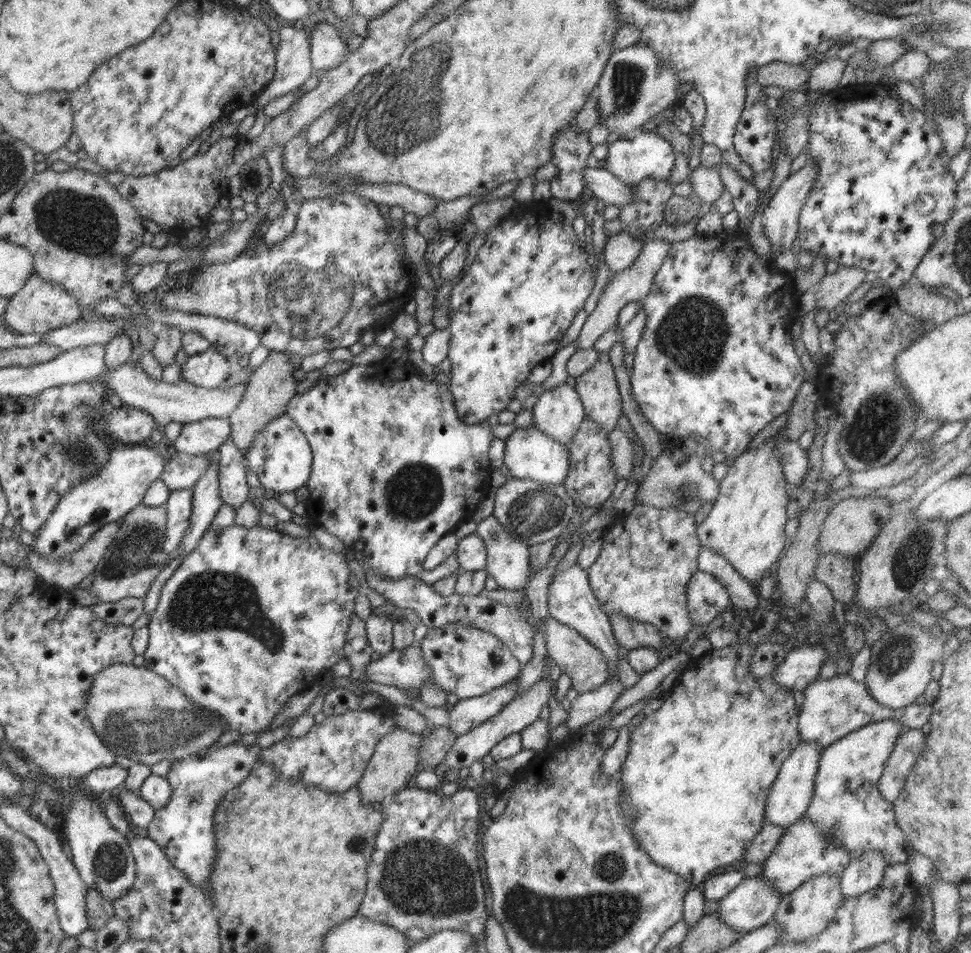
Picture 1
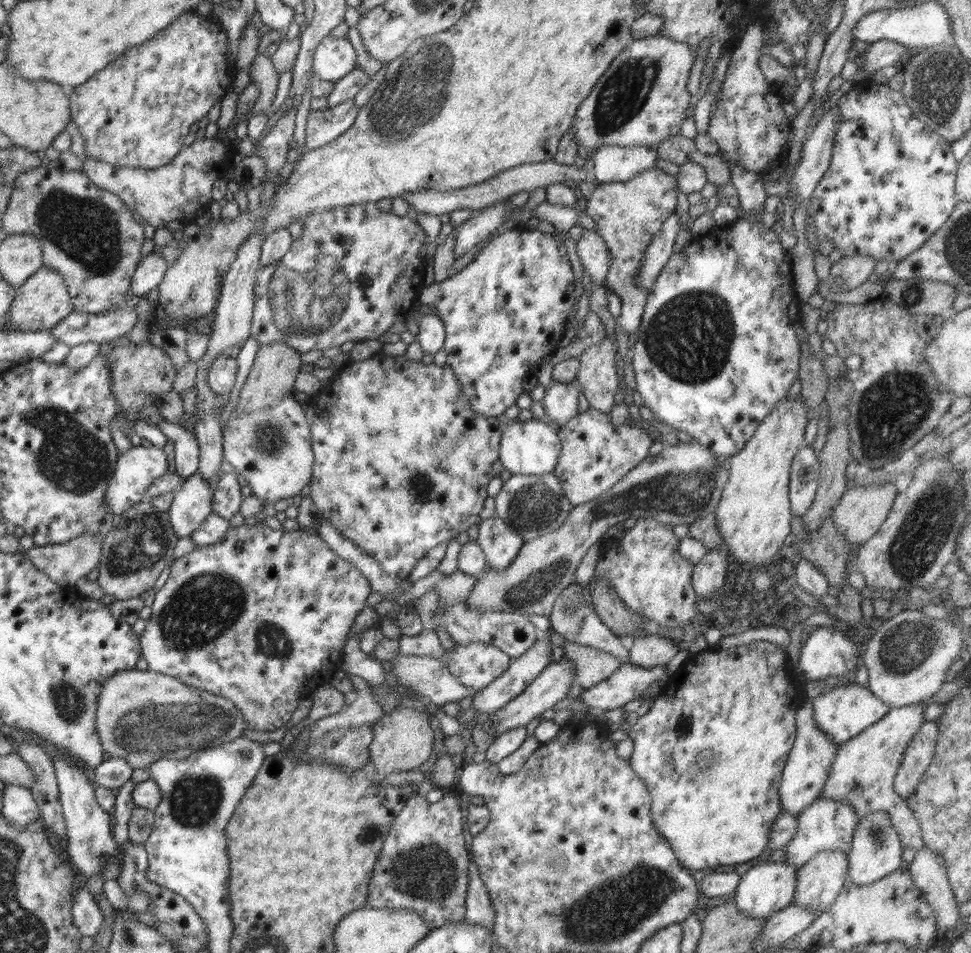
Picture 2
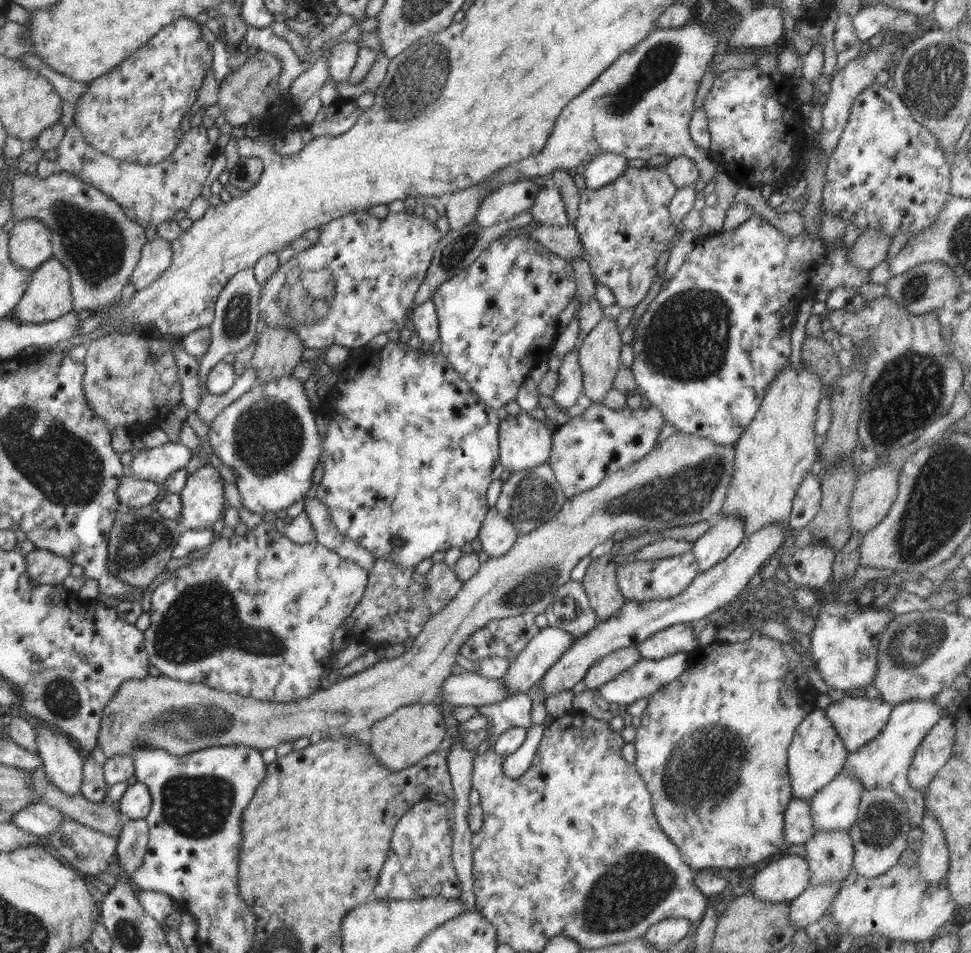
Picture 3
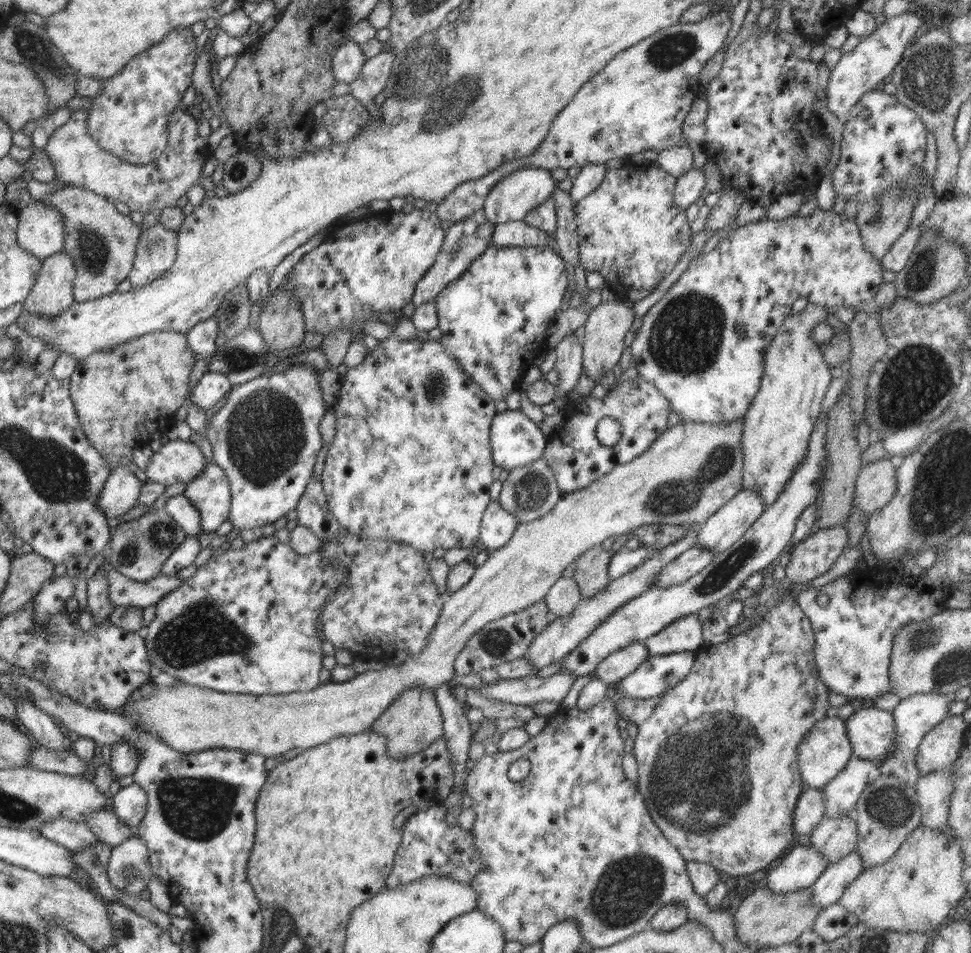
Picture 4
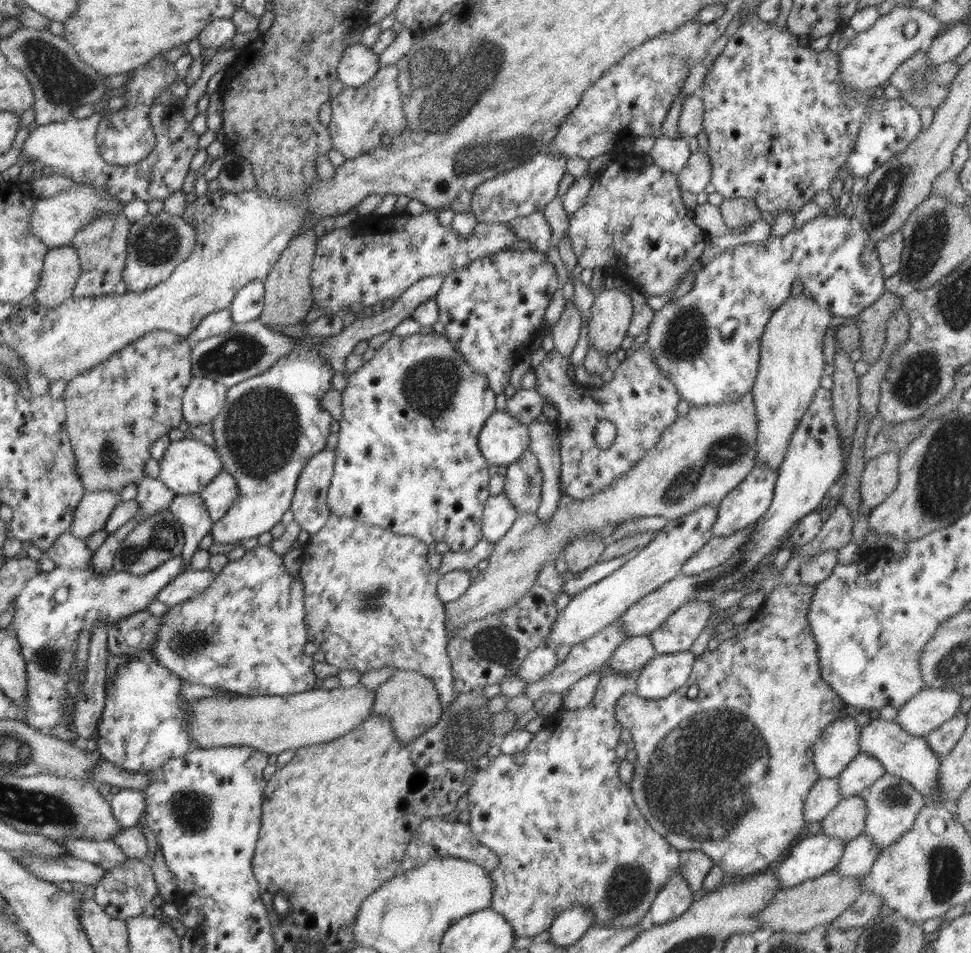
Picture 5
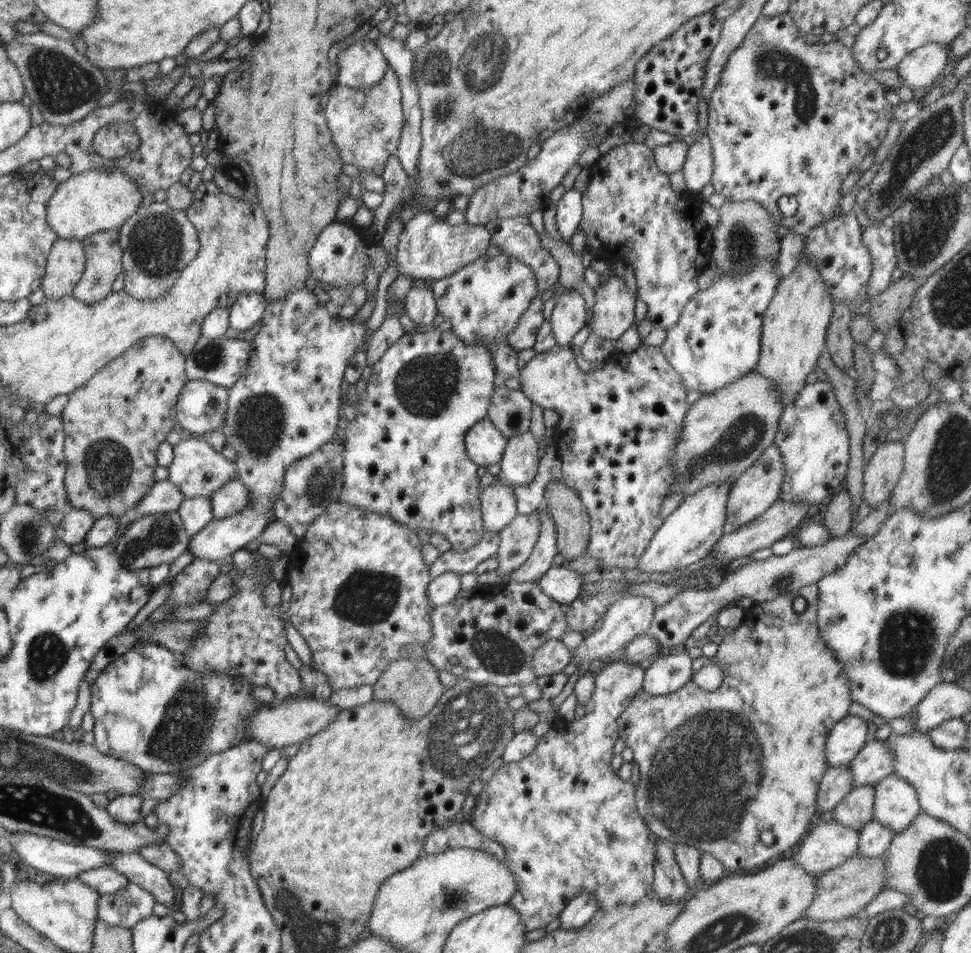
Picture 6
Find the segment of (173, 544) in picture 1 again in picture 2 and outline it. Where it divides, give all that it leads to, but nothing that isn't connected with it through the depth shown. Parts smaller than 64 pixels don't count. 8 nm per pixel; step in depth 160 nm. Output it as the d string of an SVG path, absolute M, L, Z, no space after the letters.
M198 471L184 481L180 491L173 495L168 511L170 525L178 538L191 536L212 515L212 501L213 488Z

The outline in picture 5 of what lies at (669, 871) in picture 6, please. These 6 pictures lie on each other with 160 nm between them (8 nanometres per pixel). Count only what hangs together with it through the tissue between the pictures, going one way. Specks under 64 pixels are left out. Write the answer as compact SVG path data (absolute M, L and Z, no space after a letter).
M676 874L663 886L648 909L648 918L654 926L678 920L697 897L680 874Z

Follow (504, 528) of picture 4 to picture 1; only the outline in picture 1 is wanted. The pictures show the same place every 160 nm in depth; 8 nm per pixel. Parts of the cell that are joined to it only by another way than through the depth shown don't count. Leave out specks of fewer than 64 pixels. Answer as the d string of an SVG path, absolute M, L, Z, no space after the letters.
M494 516L482 520L475 531L487 550L485 569L500 589L524 590L531 576L529 546L512 538Z

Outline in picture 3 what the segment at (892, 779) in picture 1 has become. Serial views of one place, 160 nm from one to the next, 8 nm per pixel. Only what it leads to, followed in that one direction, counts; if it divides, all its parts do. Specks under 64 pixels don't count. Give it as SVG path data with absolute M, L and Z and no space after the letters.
M954 716L941 717L916 749L908 769L908 782L918 792L925 792L937 772L950 758L954 746Z

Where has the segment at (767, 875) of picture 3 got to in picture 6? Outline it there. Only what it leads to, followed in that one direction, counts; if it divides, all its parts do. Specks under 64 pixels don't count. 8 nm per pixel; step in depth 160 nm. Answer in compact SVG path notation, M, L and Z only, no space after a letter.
M834 820L822 821L803 839L792 857L802 872L812 876L822 875L857 856L859 831Z

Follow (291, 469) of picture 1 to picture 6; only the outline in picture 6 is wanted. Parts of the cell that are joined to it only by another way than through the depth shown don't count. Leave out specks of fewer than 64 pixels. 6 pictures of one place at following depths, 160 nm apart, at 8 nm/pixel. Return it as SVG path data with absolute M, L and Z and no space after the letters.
M306 287L291 292L283 299L267 303L260 329L251 341L246 372L229 388L226 417L221 428L228 444L236 450L236 460L232 462L238 479L248 489L249 505L235 516L211 521L199 533L192 535L187 550L195 558L222 562L225 556L258 539L275 520L274 497L278 494L281 496L285 470L290 464L310 456L331 442L338 427L342 379L345 378L348 361L363 346L367 334L366 321L358 321L356 316L345 319L333 314L333 309L319 304L317 296Z

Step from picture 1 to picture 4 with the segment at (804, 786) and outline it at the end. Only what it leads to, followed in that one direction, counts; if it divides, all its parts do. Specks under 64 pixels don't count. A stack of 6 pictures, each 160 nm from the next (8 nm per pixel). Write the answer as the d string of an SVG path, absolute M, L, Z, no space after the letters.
M824 717L800 743L798 751L799 769L804 786L823 789L839 772L853 755L851 742L848 738L845 720L840 717Z

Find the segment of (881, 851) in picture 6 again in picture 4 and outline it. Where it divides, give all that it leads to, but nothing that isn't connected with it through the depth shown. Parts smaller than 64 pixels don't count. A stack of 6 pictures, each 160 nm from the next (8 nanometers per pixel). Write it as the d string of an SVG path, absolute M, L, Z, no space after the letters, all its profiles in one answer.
M856 851L850 852L836 864L829 864L816 883L809 888L811 903L814 903L820 910L838 903L844 890L862 872L862 858Z

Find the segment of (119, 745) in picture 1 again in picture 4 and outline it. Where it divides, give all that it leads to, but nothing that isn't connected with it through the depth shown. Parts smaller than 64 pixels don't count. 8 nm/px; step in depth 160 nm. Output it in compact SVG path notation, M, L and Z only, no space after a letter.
M743 418L734 420L732 424L676 424L661 433L640 457L626 464L616 465L608 474L602 475L582 490L562 493L557 505L542 518L526 524L517 524L512 538L502 545L502 548L488 552L488 559L484 564L476 566L472 578L460 590L446 597L424 650L418 655L408 655L404 663L398 667L388 661L383 669L358 673L352 680L321 683L311 691L283 695L237 695L184 682L174 687L157 685L146 696L141 696L138 689L121 708L112 711L118 711L122 716L132 719L136 726L152 733L170 748L185 753L222 748L260 753L265 758L272 758L292 748L308 749L327 744L334 737L370 731L373 722L401 692L414 687L424 687L434 692L441 684L453 682L456 658L473 634L493 620L544 601L548 589L562 577L562 571L566 566L574 563L589 548L602 544L607 538L626 534L648 524L704 524L743 488L743 458L740 444L743 425Z

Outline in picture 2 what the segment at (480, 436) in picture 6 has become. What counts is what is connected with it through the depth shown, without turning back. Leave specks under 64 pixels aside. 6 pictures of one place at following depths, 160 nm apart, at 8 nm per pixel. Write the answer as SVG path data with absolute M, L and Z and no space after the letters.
M526 420L514 422L503 428L499 444L499 460L510 473L521 475L543 475L554 472L560 459L562 446L557 429L545 420Z

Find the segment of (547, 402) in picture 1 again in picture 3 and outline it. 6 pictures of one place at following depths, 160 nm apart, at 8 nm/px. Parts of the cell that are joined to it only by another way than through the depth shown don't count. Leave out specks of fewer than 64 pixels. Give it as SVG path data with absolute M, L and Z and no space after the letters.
M570 351L563 356L558 369L558 387L552 394L554 406L560 410L567 410L576 404L583 394L582 367L577 351Z

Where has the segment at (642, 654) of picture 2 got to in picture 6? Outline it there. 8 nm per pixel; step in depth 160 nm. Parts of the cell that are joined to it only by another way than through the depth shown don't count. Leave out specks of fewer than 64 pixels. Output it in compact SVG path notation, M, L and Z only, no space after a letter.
M848 531L841 537L832 537L824 544L816 547L796 546L784 556L772 555L767 560L752 561L731 573L723 576L722 582L716 588L701 589L684 588L678 590L676 595L665 605L655 607L648 633L658 642L659 646L679 651L695 628L709 621L717 615L717 611L737 604L741 598L750 598L753 602L774 600L783 593L797 594L799 589L810 583L817 583L823 576L839 569L855 548L863 543L863 538Z

